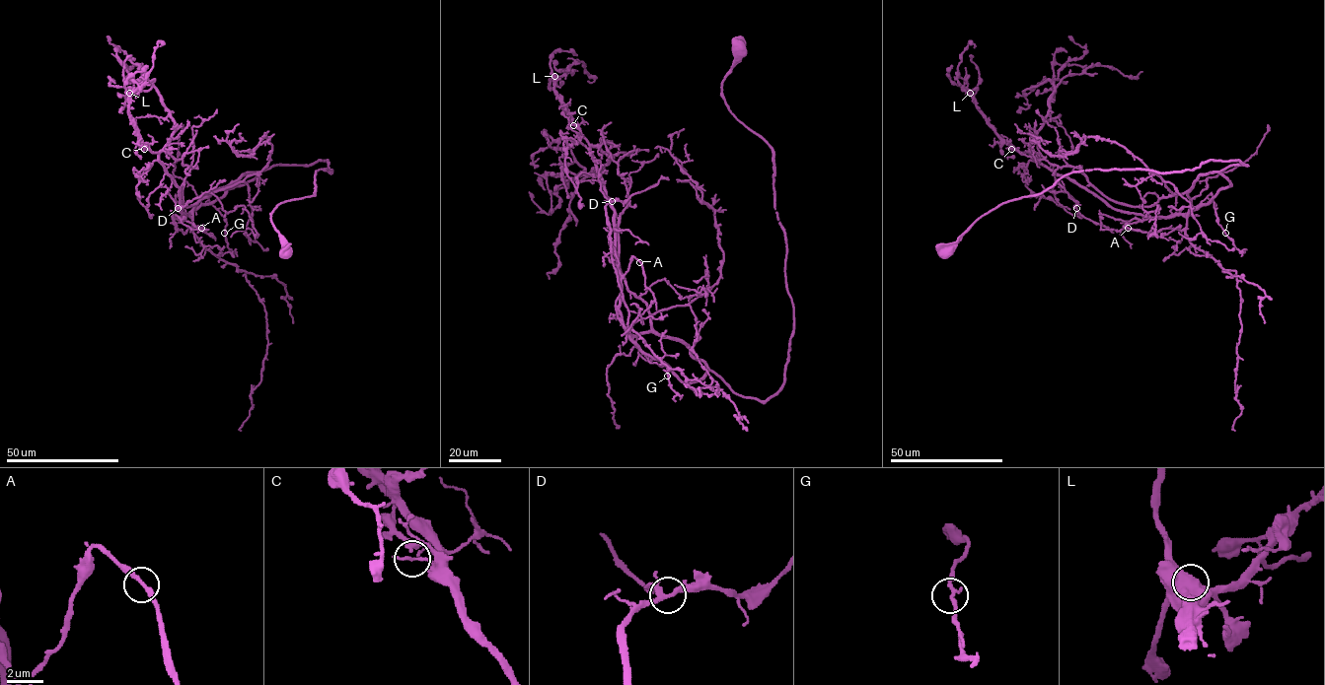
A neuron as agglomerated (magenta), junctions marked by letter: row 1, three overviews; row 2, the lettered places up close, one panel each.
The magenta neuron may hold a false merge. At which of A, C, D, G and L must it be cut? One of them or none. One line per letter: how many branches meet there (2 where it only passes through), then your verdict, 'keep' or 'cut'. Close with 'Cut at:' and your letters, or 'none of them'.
A: 2 branches meet; keep
C: 1 branches meet; cut
D: 3 branches meet; keep
G: 3 branches meet; keep
L: 1 branches meet; keep
Cut at: C

